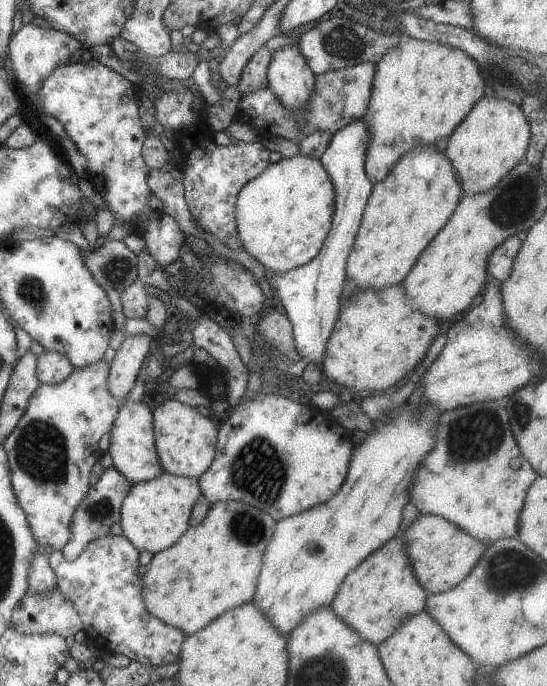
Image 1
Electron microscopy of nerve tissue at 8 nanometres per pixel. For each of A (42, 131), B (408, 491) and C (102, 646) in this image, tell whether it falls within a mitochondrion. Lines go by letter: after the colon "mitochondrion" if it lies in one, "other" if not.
A: other
B: other
C: other

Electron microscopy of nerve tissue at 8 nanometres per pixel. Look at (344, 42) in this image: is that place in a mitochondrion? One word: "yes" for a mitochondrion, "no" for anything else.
yes

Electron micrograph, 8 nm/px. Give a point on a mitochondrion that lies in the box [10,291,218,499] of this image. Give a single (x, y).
(41, 451)

